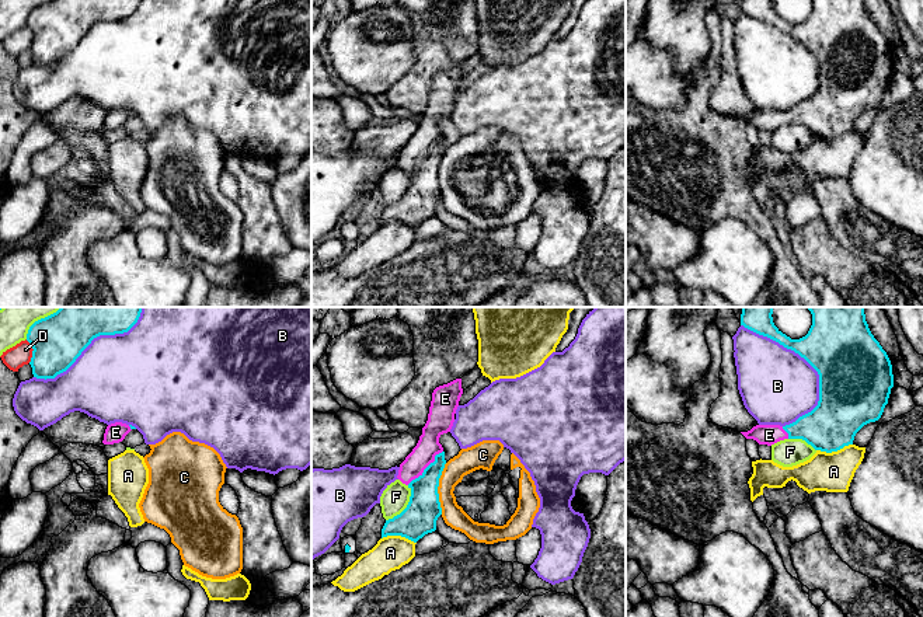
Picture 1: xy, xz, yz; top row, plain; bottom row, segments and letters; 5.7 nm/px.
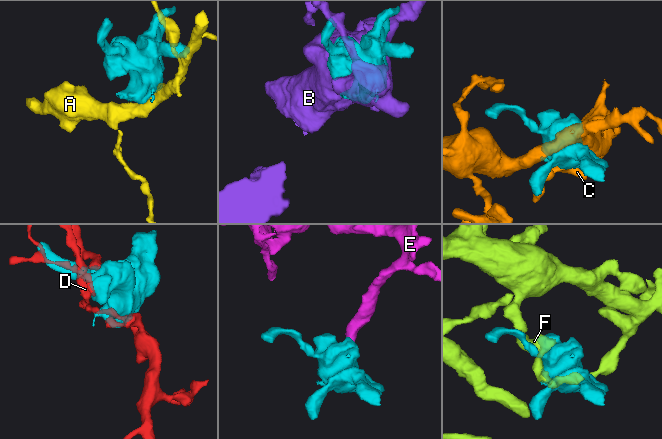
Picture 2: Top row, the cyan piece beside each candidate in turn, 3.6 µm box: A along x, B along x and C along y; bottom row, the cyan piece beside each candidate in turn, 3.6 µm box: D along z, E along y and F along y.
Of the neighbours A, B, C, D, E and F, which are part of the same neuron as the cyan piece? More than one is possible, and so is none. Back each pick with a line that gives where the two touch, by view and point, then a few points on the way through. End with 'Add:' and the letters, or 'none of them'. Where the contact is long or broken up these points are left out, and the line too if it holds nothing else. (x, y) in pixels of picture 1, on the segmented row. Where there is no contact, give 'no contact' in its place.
E: xz (425, 469) | across xz (422, 511), (425, 469), (428, 446)
Add: E

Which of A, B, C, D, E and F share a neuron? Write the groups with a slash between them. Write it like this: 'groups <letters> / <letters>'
groups A / B / C / D / E / F

